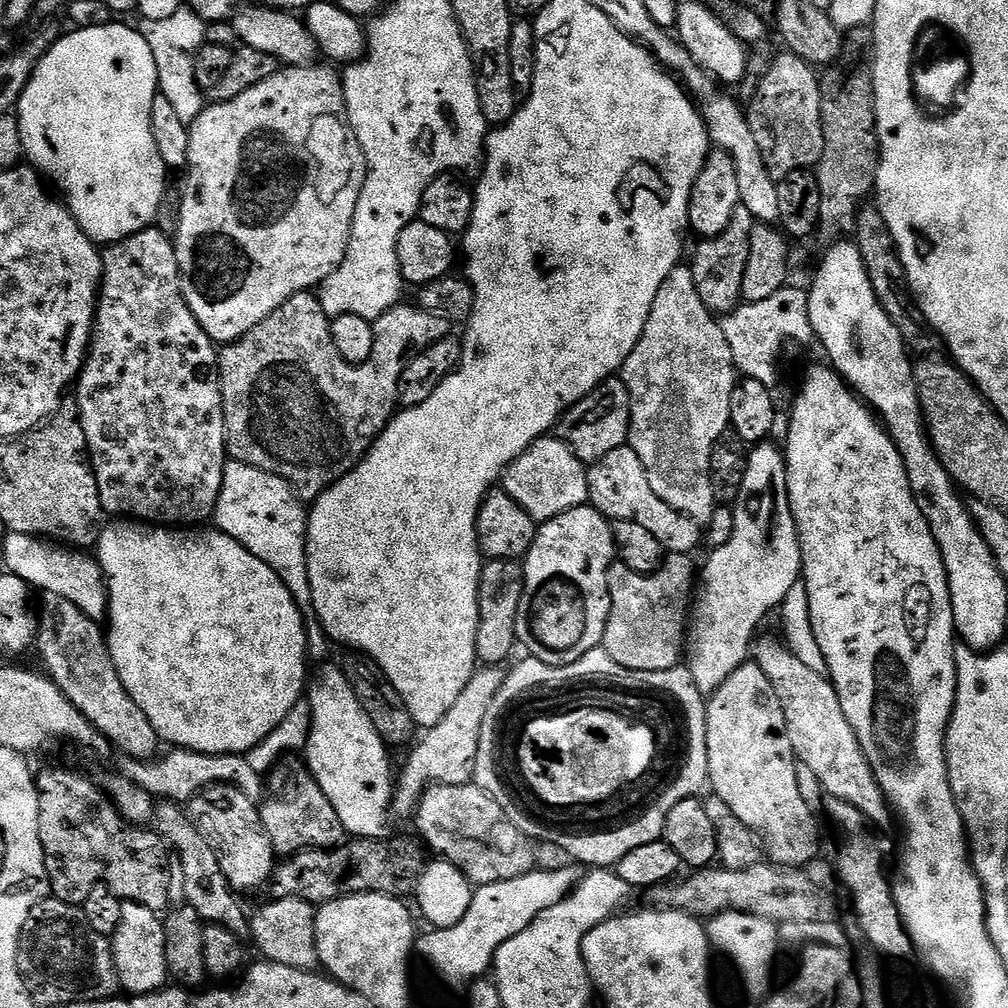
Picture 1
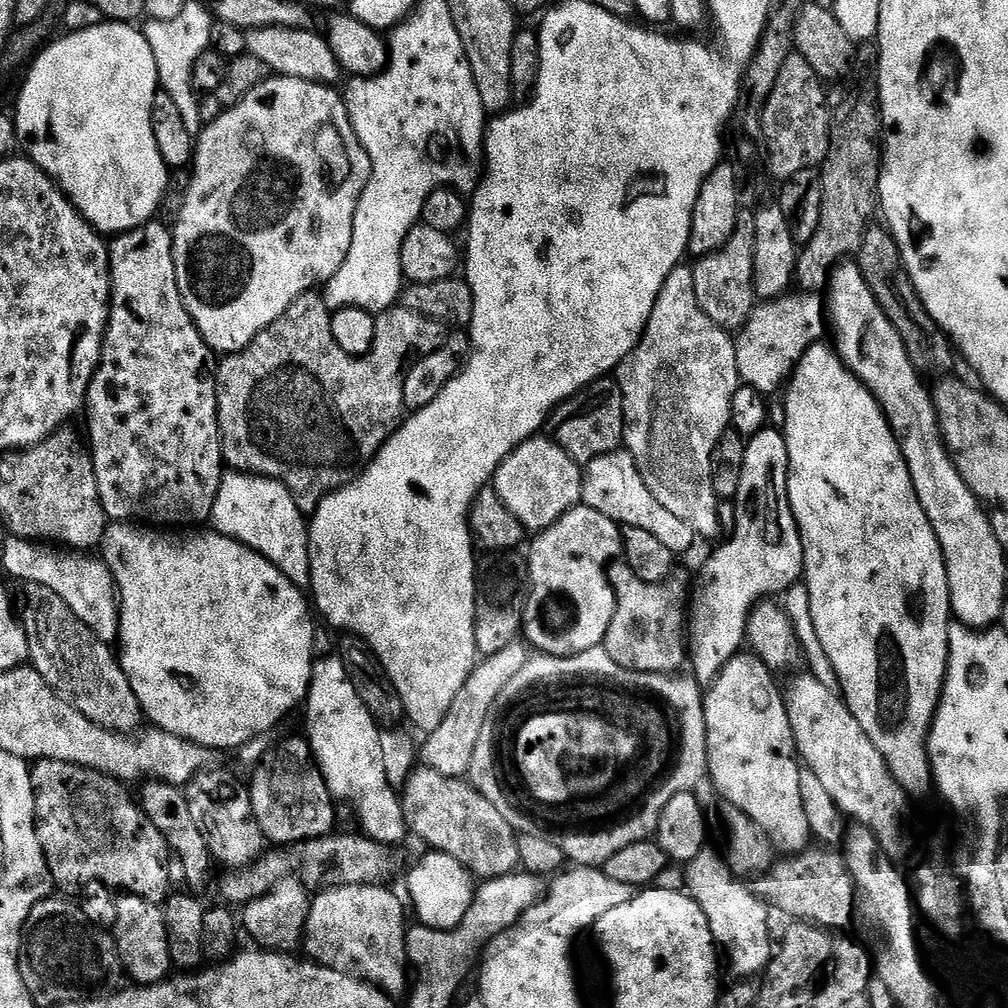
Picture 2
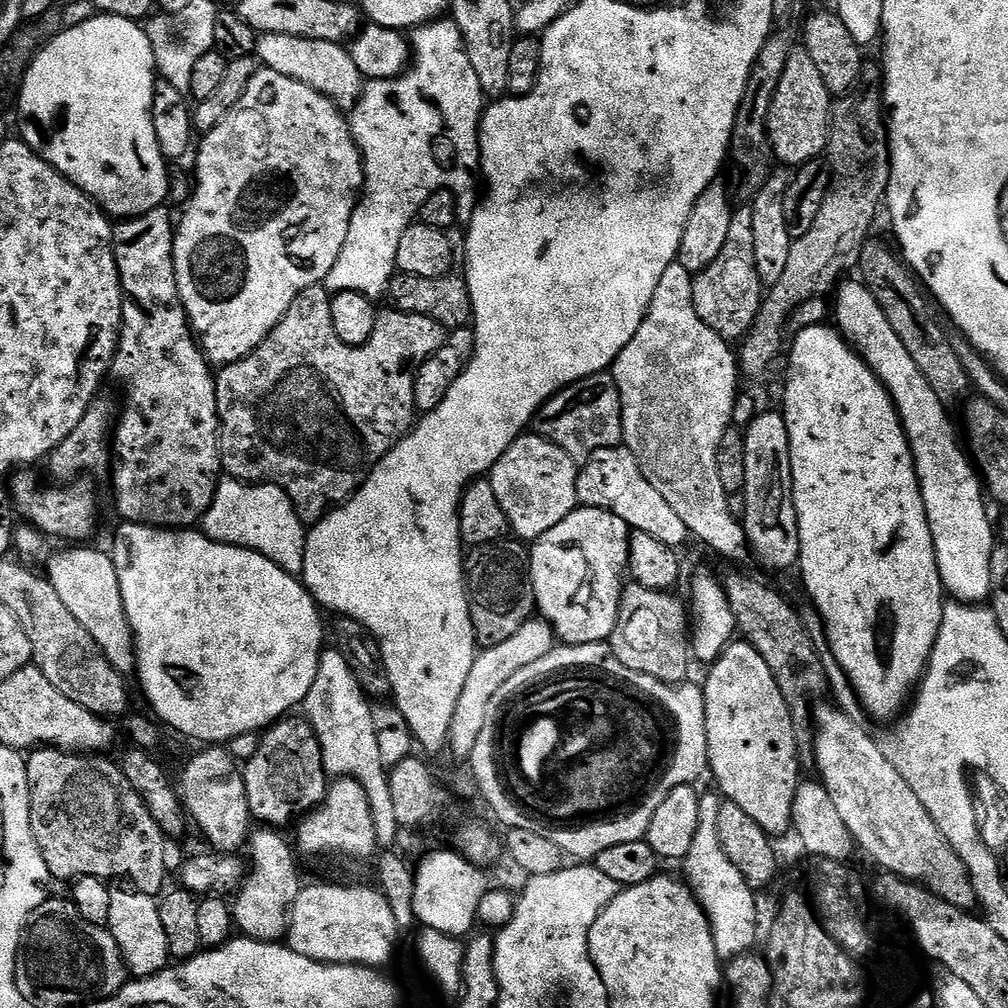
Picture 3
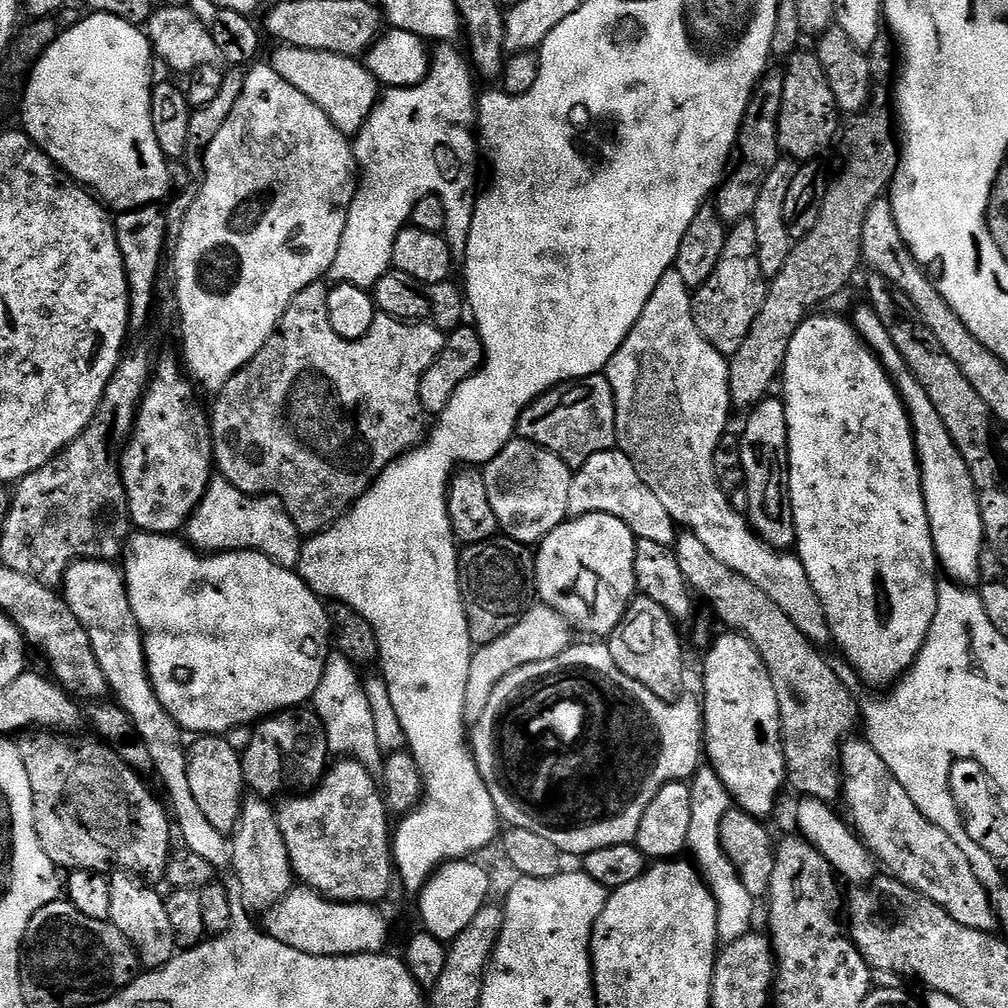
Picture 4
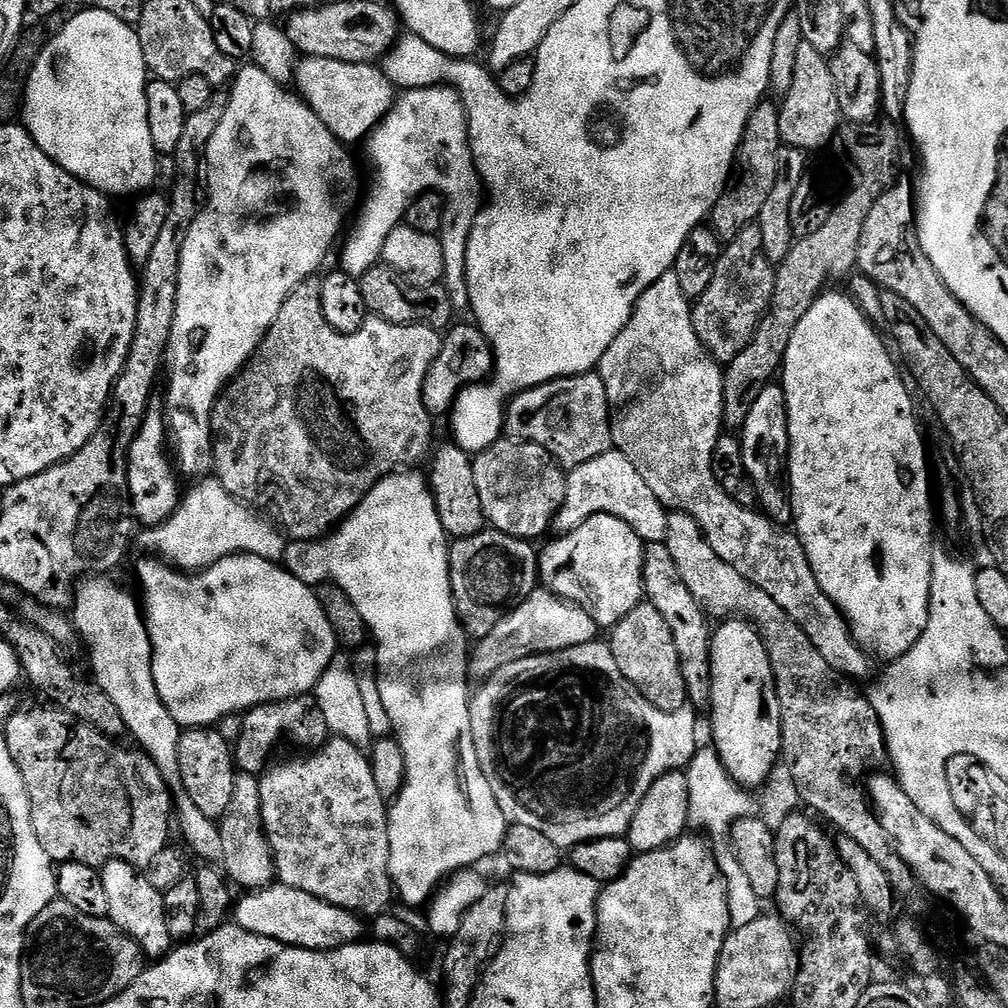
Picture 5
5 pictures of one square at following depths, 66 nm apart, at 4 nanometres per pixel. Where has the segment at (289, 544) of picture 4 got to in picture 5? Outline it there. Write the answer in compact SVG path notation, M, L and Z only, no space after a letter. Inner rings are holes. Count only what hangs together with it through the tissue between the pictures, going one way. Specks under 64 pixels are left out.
M203 480L196 482L201 484L194 485L189 492L187 489L168 521L145 527L141 536L139 533L138 544L140 540L141 546L148 551L145 553L155 554L173 568L188 574L214 566L214 562L227 556L257 556L273 562L283 561L286 540L281 529L264 517L267 515L230 495L220 480Z

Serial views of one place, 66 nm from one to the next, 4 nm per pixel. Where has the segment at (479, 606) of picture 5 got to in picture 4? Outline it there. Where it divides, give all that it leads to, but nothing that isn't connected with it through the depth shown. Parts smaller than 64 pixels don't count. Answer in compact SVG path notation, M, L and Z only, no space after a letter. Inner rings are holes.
M497 534L486 542L459 549L460 593L473 645L494 642L528 611L536 592L536 557L527 544Z

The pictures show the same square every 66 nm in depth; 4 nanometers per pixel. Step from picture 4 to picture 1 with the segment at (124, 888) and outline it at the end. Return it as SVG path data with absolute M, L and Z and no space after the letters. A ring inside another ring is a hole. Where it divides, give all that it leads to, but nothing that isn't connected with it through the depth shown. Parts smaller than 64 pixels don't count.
M125 903L122 910L122 922L118 922L118 930L110 939L114 966L118 970L120 987L125 993L145 996L147 992L161 991L169 983L166 934L161 913L141 904Z

